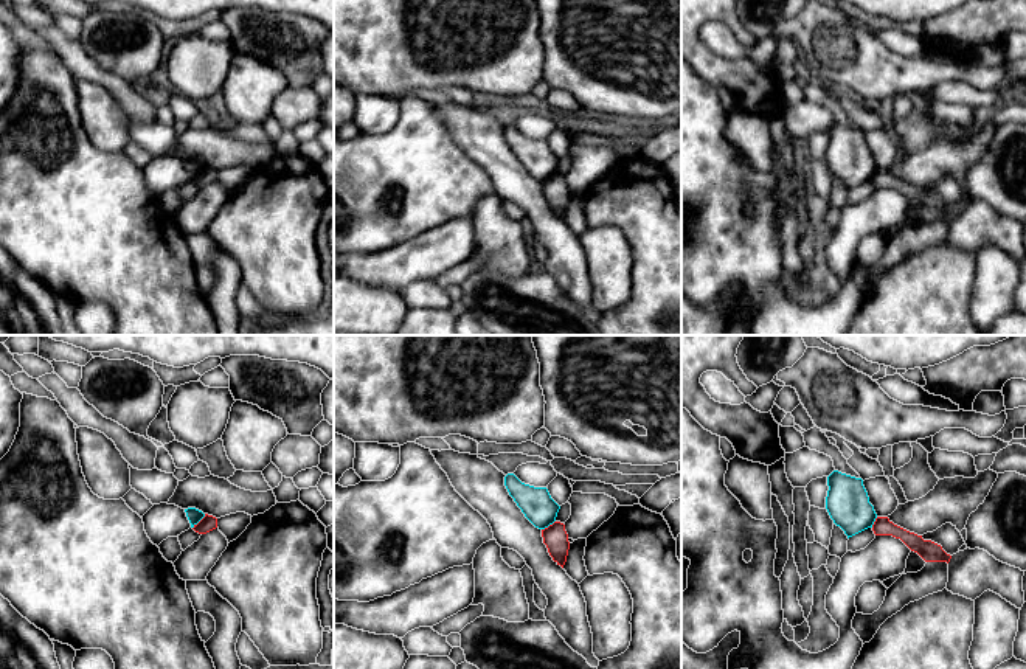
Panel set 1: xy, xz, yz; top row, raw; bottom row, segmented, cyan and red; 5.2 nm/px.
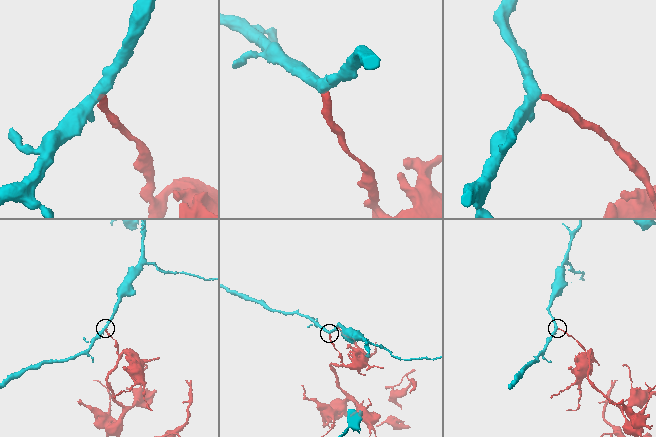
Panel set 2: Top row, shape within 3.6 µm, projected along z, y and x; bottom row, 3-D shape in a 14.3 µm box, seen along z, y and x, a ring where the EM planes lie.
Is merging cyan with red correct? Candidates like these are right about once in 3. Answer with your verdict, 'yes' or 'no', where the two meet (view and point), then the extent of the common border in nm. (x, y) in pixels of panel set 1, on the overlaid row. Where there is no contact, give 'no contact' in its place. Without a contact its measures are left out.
no; contact xy (199, 520); length 100 nm

